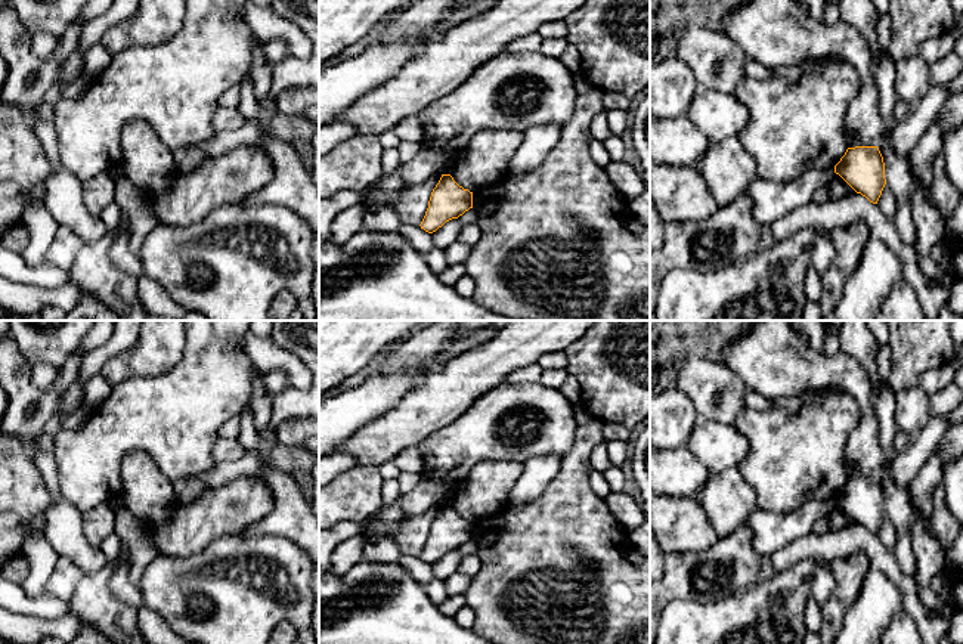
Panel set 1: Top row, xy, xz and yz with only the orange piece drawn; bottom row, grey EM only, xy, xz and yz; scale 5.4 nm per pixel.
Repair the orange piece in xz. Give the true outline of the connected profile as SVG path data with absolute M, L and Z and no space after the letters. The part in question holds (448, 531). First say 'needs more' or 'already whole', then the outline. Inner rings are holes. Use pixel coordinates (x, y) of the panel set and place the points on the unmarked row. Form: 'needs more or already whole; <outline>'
already whole; M442 505L431 523L428 539L421 552L421 560L436 563L446 552L458 549L473 539L473 523L459 517L450 505Z

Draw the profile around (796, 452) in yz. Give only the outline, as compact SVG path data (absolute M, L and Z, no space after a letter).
M820 387L793 397L771 399L771 406L764 411L743 408L734 425L747 437L750 449L738 470L753 487L758 508L789 514L811 499L835 499L848 480L845 448L860 421L857 400L839 387Z

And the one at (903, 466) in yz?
M932 417L925 428L901 451L889 453L888 473L895 484L910 489L914 477L935 452L953 424L945 417Z

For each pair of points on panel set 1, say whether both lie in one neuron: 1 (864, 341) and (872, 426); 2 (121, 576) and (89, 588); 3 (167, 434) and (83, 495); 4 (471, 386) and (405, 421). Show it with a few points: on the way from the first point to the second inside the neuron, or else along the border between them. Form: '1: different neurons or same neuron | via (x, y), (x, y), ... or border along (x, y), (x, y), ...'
1: different neurons | border along (841, 350), (864, 368), (870, 378), (875, 399)
2: different neurons | border along (127, 557), (110, 578), (110, 590), (132, 607)
3: same neuron | via (144, 434), (132, 434), (95, 471)
4: same neuron | via (455, 387), (421, 414)

